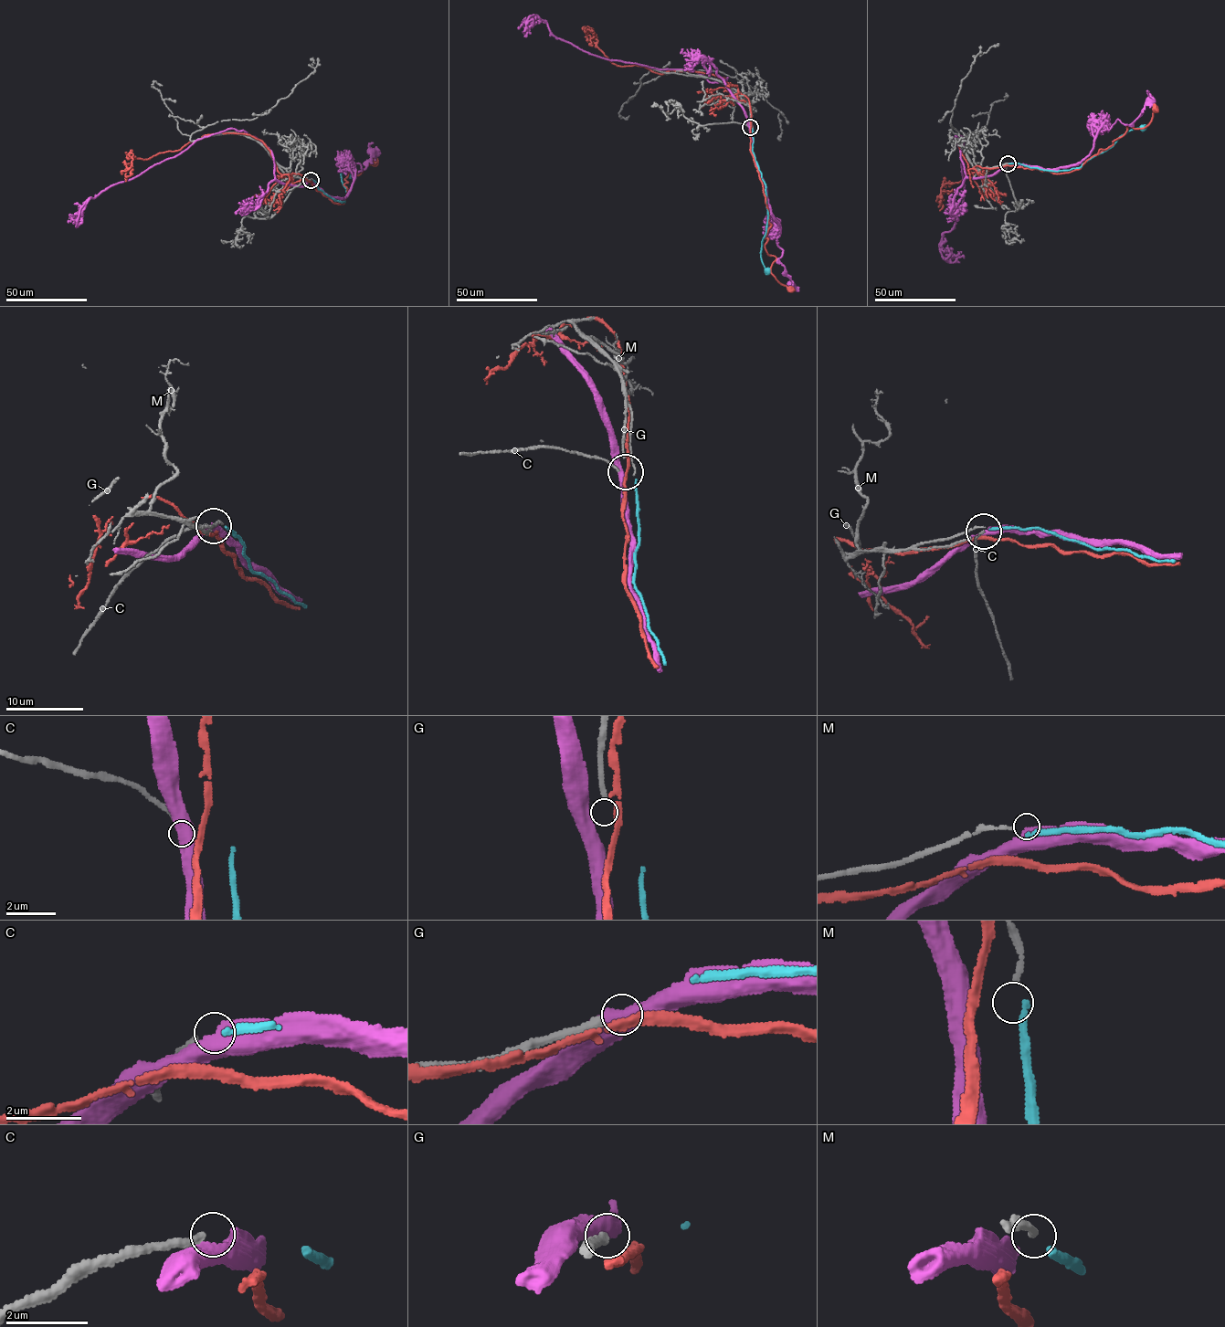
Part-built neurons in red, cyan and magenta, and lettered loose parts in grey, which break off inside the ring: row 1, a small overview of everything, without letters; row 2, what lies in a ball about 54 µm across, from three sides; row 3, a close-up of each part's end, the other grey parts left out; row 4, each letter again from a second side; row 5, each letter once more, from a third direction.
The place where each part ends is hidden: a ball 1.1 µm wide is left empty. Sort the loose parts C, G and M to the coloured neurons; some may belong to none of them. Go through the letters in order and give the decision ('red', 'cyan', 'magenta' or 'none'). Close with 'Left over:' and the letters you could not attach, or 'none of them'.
C: none
G: none
M: none
Left over: C, G, M

